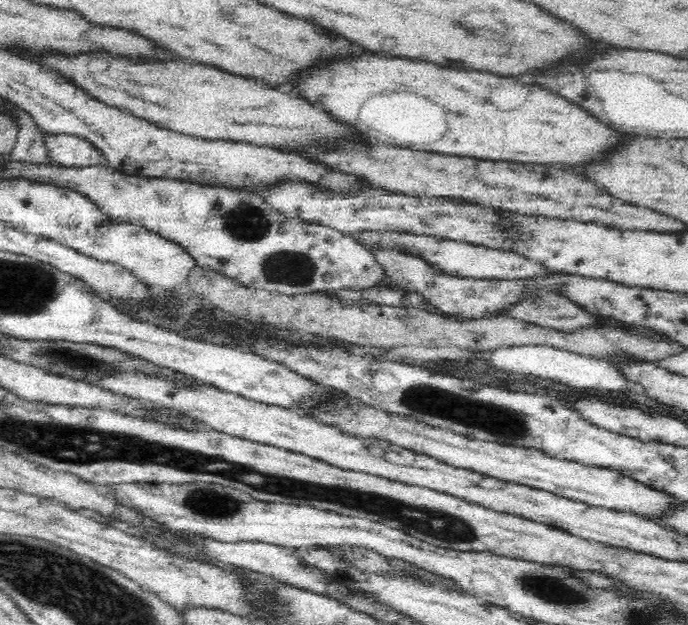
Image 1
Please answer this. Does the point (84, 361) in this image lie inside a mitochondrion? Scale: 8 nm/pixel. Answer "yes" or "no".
yes

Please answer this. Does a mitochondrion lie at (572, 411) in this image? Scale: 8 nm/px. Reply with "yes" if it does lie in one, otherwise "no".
no

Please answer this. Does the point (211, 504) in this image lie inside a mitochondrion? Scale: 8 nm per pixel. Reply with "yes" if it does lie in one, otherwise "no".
yes

